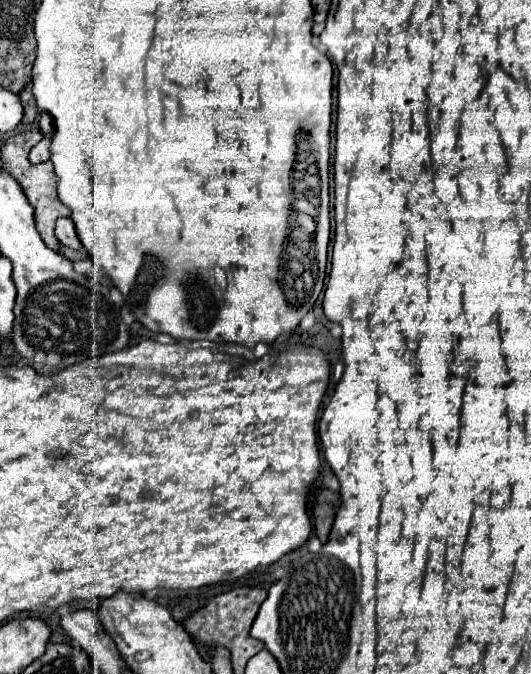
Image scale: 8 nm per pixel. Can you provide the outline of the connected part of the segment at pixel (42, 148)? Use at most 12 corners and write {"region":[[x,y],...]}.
{"region":[[40,140],[30,150],[30,162],[50,160],[50,140]]}

